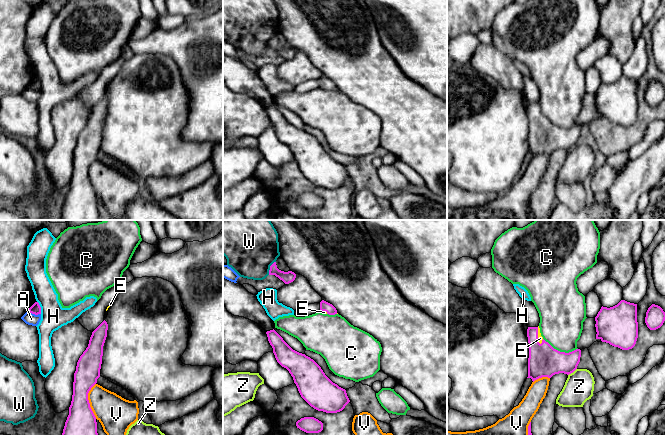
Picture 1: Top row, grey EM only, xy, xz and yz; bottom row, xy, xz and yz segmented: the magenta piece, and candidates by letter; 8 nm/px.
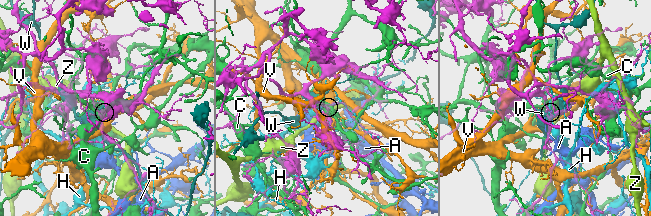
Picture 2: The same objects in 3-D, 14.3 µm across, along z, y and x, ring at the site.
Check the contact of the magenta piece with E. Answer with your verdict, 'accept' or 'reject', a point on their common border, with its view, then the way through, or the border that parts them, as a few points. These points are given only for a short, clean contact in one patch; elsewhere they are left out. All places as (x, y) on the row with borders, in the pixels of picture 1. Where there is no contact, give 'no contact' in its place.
accept | yz (537, 336)

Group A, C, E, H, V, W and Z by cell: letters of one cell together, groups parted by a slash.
A / C / E / H / V / W / Z

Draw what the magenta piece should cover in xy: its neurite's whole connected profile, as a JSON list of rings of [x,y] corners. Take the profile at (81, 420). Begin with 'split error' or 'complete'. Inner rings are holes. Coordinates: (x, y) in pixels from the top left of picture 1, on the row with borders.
complete; [[[104,320],[92,332],[88,347],[77,362],[72,401],[62,435],[98,435],[96,417],[90,407],[88,393],[100,377],[107,330],[108,324]]]

